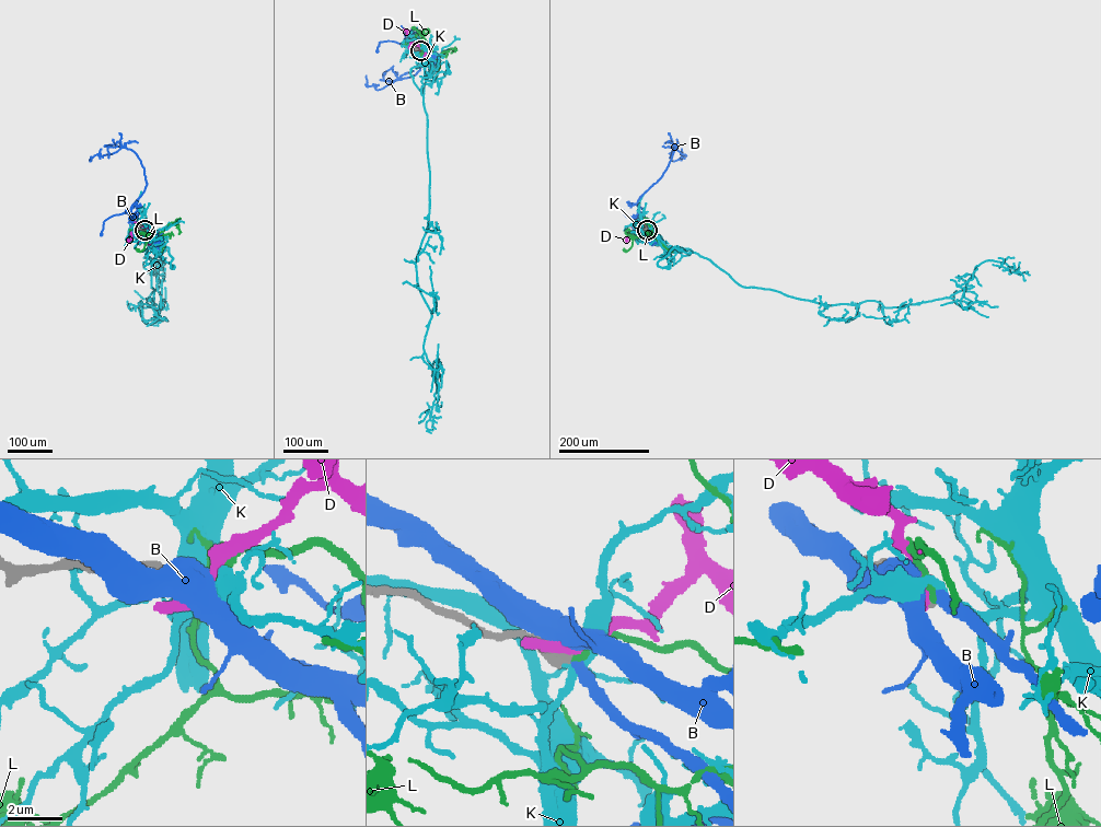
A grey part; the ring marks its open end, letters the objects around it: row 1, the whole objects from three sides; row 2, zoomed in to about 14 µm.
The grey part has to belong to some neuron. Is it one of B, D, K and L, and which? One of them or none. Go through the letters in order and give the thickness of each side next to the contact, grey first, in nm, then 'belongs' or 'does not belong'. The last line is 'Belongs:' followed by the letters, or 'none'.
B: 800 nm thick on the grey side, 650 nm on the other; does not belong
D: 700 nm thick on the grey side, 280 nm on the other; does not belong
K: 650 nm thick on the grey side, 240 nm on the other; does not belong
L: 600 nm thick on the grey side, 200 nm on the other; belongs
Belongs: L

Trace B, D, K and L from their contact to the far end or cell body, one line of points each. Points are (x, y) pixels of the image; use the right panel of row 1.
B: (647, 230), (639, 223), (638, 210), (638, 221), (647, 234)
D: (647, 230), (637, 224), (636, 231), (626, 240)
K: (647, 230), (665, 246), (678, 246), (657, 263), (659, 267), (668, 268)
L: (647, 230), (650, 239), (630, 235), (632, 246), (624, 249)

